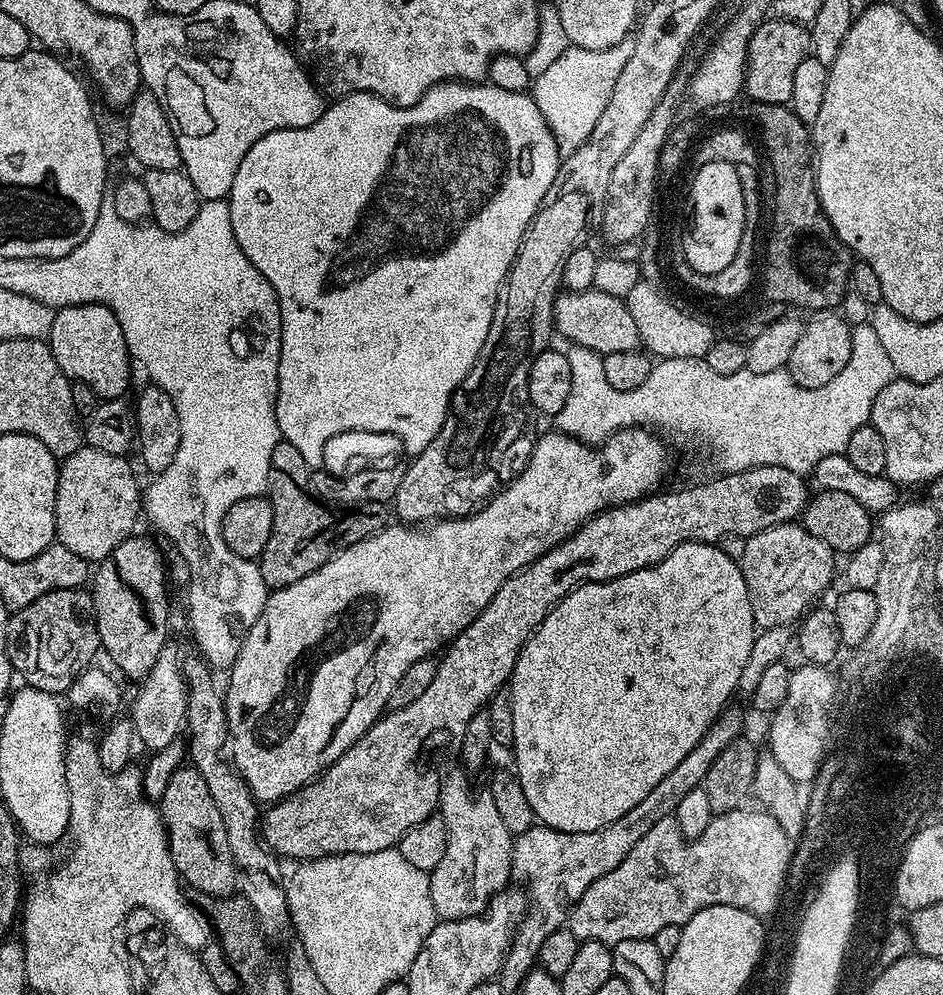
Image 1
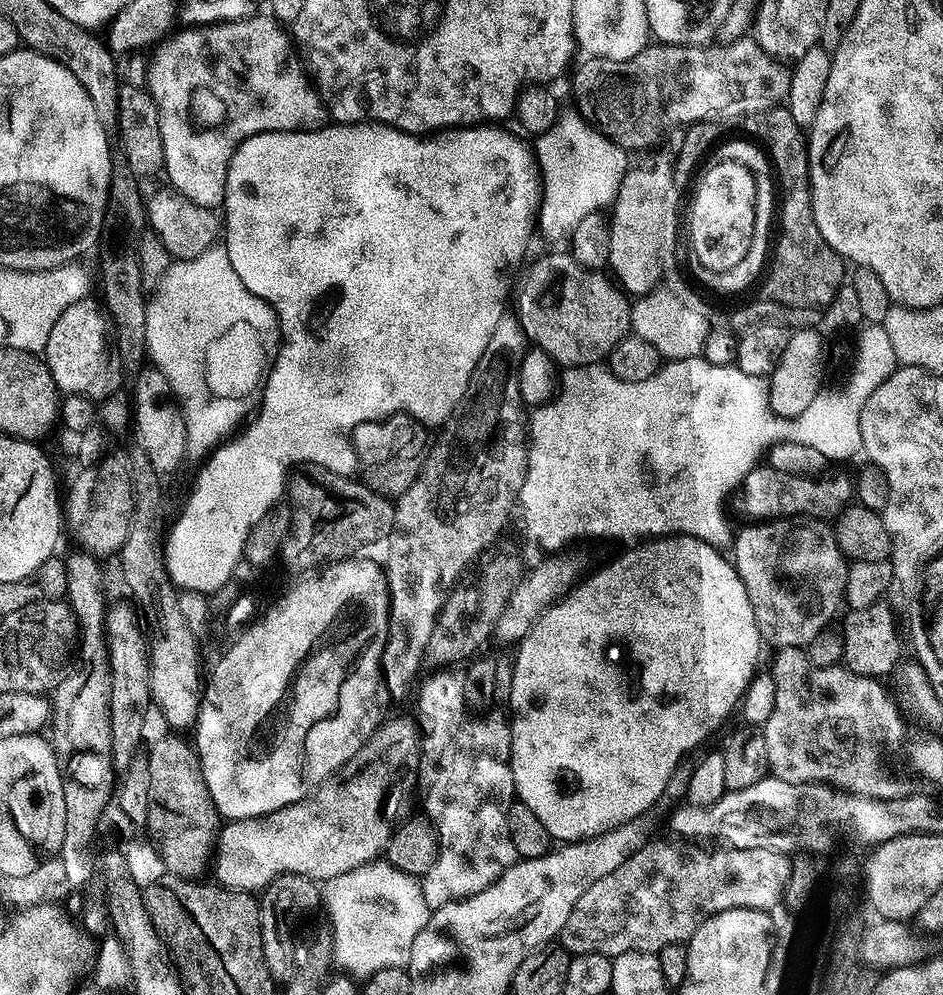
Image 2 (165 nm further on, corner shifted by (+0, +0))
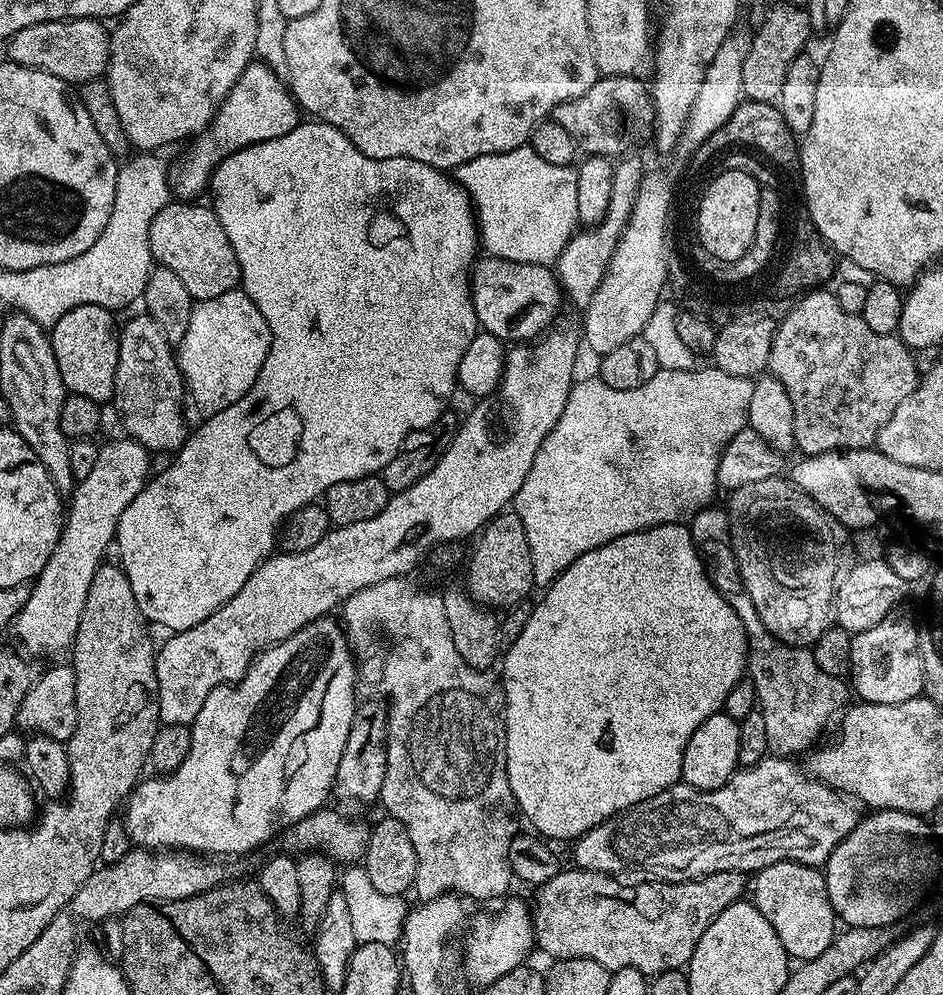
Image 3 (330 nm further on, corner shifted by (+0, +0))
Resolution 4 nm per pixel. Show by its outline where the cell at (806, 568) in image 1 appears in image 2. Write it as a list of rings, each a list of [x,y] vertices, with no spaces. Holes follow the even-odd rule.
[[[773,518],[748,522],[734,536],[734,563],[742,586],[746,586],[746,598],[754,606],[754,622],[758,622],[761,641],[776,644],[777,649],[803,649],[823,628],[833,623],[832,615],[842,608],[844,587],[849,561],[842,554],[835,531],[825,521],[815,518]]]

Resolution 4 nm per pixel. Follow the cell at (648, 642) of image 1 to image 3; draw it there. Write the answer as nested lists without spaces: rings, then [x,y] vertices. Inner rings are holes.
[[[684,522],[659,524],[653,528],[643,528],[641,532],[622,534],[622,538],[614,538],[582,554],[573,564],[566,566],[566,570],[560,572],[553,584],[543,589],[541,596],[544,597],[540,601],[535,601],[530,622],[526,622],[522,634],[518,634],[514,643],[507,645],[502,656],[506,774],[510,778],[510,790],[516,799],[519,815],[524,815],[537,828],[533,829],[541,837],[552,842],[572,842],[585,836],[603,820],[624,812],[638,802],[654,798],[654,794],[680,780],[682,754],[686,750],[686,742],[690,742],[690,734],[694,734],[694,730],[698,730],[706,718],[721,711],[726,702],[726,694],[730,694],[730,690],[734,690],[734,686],[745,679],[748,640],[744,637],[744,627],[738,614],[734,614],[724,593],[710,579],[702,553],[692,541],[692,529]]]

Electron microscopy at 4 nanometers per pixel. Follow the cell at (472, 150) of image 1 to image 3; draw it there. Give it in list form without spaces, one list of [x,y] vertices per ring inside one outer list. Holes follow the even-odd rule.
[[[307,122],[297,124],[294,130],[290,130],[290,134],[282,134],[273,140],[263,140],[261,144],[251,144],[237,152],[229,152],[217,164],[216,171],[212,173],[211,207],[216,209],[216,217],[218,222],[222,222],[222,230],[226,230],[226,238],[230,238],[230,246],[234,246],[234,254],[238,258],[238,266],[240,267],[242,291],[250,297],[254,306],[258,306],[262,318],[266,318],[266,322],[270,326],[272,349],[266,354],[266,362],[262,362],[262,370],[258,370],[258,378],[254,382],[254,386],[250,386],[250,390],[246,394],[242,394],[242,398],[238,398],[238,402],[234,402],[234,406],[226,406],[226,410],[211,413],[205,419],[208,421],[197,432],[195,429],[184,441],[180,451],[171,457],[172,465],[169,468],[162,469],[160,473],[157,471],[144,485],[144,488],[138,494],[138,498],[134,498],[134,502],[130,502],[130,506],[126,506],[126,510],[122,510],[122,518],[116,527],[115,538],[118,548],[120,544],[119,563],[123,567],[126,578],[130,578],[130,586],[134,586],[134,602],[138,602],[138,610],[142,610],[145,620],[152,626],[161,624],[162,627],[168,628],[169,633],[181,632],[190,626],[198,626],[198,622],[210,618],[210,614],[214,614],[214,610],[218,610],[223,604],[230,602],[230,598],[234,598],[234,594],[238,594],[238,590],[242,590],[242,586],[246,586],[246,578],[250,578],[250,574],[254,574],[256,567],[263,560],[267,560],[269,556],[273,555],[272,532],[279,533],[288,517],[295,514],[299,508],[319,501],[324,493],[330,490],[330,486],[334,486],[338,482],[350,482],[358,479],[361,475],[374,476],[383,473],[384,467],[404,448],[404,440],[411,432],[431,429],[434,421],[443,412],[449,411],[448,399],[451,398],[452,391],[455,393],[458,388],[456,382],[458,362],[462,358],[466,346],[470,346],[470,342],[475,338],[478,331],[474,306],[472,305],[469,276],[470,269],[478,256],[478,253],[476,253],[476,248],[478,252],[478,225],[476,213],[472,207],[472,199],[465,192],[464,187],[453,179],[447,171],[434,166],[426,166],[426,162],[414,162],[414,158],[382,158],[381,160],[370,158],[358,151],[334,126],[323,122],[308,123],[312,124],[307,124]]]

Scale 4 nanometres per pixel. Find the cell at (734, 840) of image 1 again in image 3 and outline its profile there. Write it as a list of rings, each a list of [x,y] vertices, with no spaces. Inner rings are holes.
[[[575,866],[565,867],[557,876],[550,878],[550,882],[539,885],[535,889],[536,901],[531,901],[530,904],[532,909],[532,935],[534,937],[534,944],[539,951],[541,948],[546,955],[552,956],[551,958],[555,958],[556,960],[590,958],[594,962],[598,962],[598,966],[606,966],[611,973],[623,968],[637,968],[643,976],[651,978],[662,974],[666,970],[683,969],[687,965],[689,958],[694,954],[694,946],[698,946],[698,938],[702,938],[706,926],[710,926],[710,922],[714,918],[718,918],[718,914],[722,914],[722,910],[726,910],[726,906],[736,903],[737,900],[745,895],[744,880],[746,880],[746,876],[743,872],[715,872],[697,880],[674,882],[673,884],[651,878],[640,882],[644,884],[619,884],[621,881],[617,877],[608,876],[604,872],[585,872],[584,869]]]

